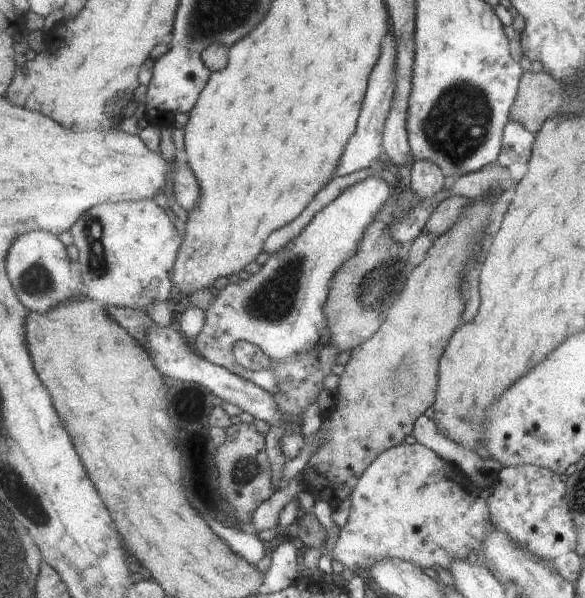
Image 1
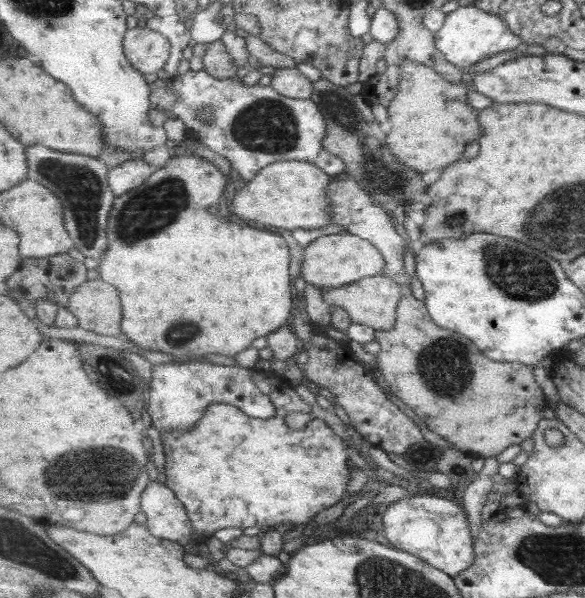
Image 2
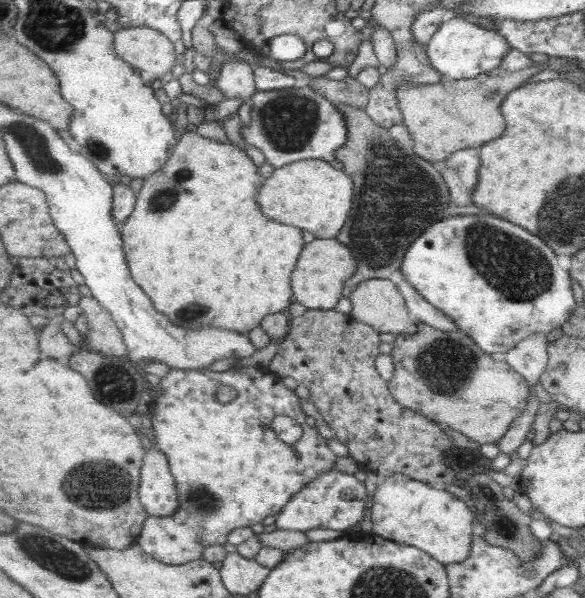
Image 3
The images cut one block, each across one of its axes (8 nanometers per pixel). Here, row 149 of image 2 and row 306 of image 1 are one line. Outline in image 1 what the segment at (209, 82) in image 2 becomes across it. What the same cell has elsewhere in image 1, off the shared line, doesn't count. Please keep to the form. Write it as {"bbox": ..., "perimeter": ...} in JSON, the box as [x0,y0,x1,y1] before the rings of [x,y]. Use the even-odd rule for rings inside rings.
{"bbox":[195,155,394,394],"perimeter":[[[384,155],[377,160],[372,167],[376,169],[374,174],[369,174],[365,179],[349,186],[335,200],[317,212],[297,237],[267,258],[256,274],[243,281],[231,279],[229,284],[218,291],[213,304],[205,311],[206,324],[195,341],[195,349],[201,357],[244,380],[256,383],[271,394],[282,394],[276,369],[280,365],[301,359],[316,347],[327,345],[331,341],[328,316],[324,309],[330,298],[333,278],[353,256],[357,255],[369,226],[376,222],[377,216],[394,198],[392,194],[394,186],[381,176],[381,171],[385,170],[385,159]],[[241,341],[251,342],[262,349],[275,365],[271,369],[239,365],[234,352],[236,344]]]}

